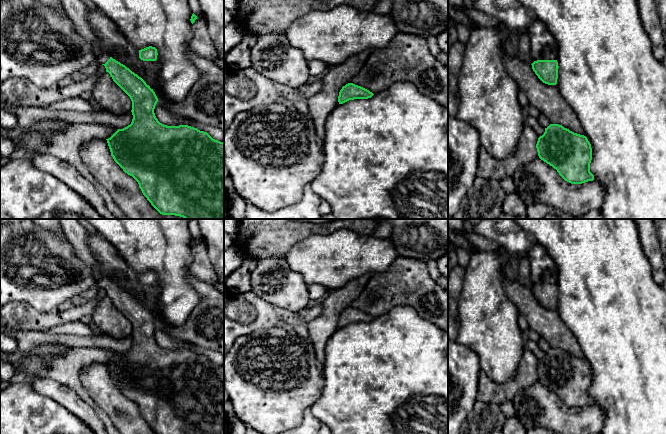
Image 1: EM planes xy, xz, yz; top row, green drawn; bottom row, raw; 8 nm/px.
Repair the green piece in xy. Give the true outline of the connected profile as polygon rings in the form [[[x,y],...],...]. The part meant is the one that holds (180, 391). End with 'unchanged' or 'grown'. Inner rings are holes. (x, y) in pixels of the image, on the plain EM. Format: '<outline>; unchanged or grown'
[[[78,219],[59,220],[74,252],[98,275],[98,287],[105,290],[106,296],[132,325],[131,348],[106,363],[114,385],[138,406],[156,434],[224,434],[224,366],[188,349],[160,347],[154,337],[158,326],[155,316],[141,301],[102,275],[88,244],[88,231]]]; grown

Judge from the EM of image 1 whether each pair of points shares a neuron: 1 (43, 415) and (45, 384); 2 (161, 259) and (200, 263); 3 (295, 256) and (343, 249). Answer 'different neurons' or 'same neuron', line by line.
1: different neurons
2: different neurons
3: same neuron

